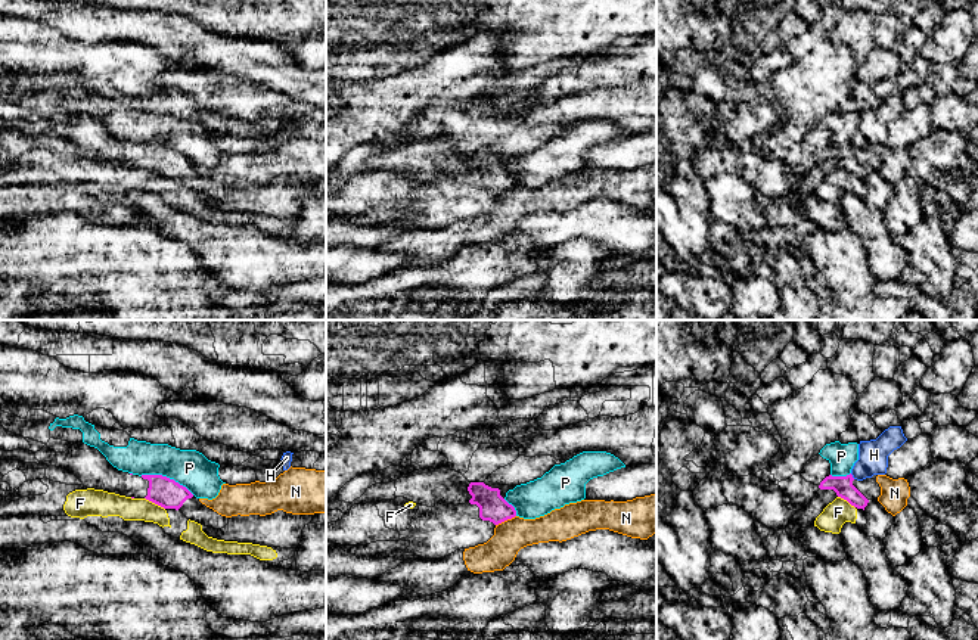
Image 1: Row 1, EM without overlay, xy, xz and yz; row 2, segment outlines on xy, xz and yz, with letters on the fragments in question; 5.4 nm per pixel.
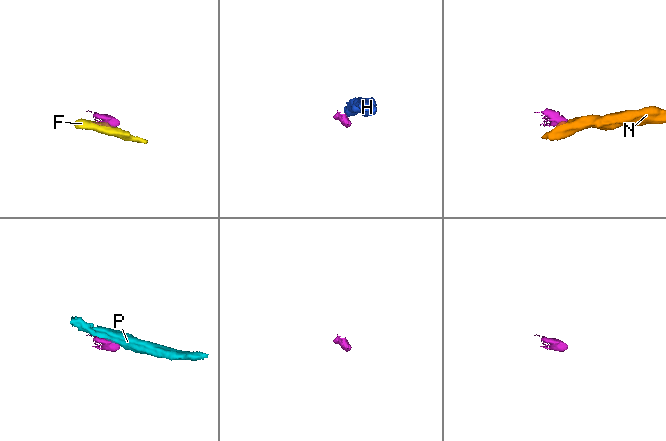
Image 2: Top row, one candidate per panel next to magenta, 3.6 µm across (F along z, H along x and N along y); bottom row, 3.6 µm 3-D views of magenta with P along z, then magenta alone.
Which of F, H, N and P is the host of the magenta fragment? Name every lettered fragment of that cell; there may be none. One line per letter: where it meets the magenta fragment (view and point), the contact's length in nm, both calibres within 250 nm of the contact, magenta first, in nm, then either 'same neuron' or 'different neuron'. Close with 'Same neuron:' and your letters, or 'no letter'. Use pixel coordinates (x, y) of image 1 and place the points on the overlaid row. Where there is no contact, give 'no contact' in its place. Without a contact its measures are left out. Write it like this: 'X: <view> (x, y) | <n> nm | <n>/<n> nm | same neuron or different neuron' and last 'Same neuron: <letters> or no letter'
F: xy (155, 503) | 130 nm | 160/130 nm | different neuron
H: yz (851, 477) | 40 nm | 110/160 nm | different neuron
N: xz (505, 519) | 130 nm | 150/180 nm | different neuron
P: xy (165, 477) | 320 nm | 160/200 nm | different neuron
Same neuron: no letter

